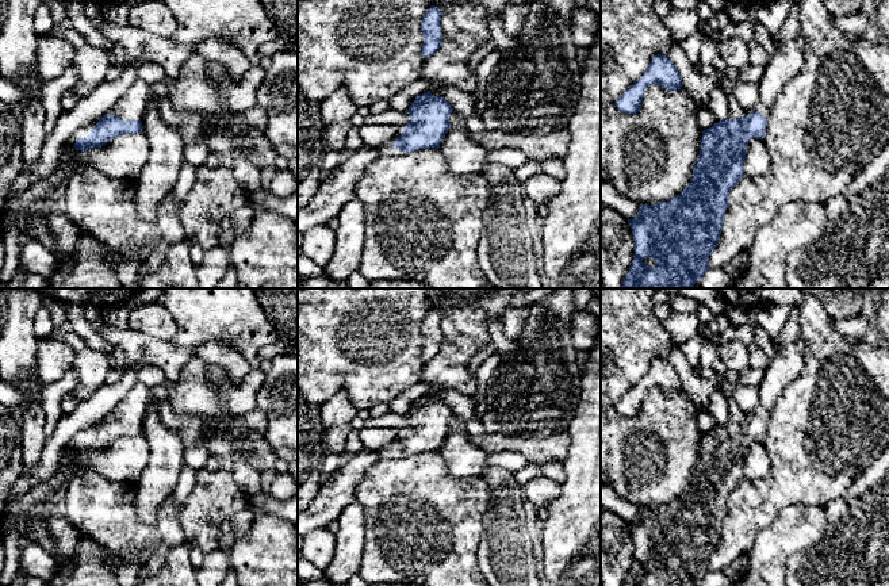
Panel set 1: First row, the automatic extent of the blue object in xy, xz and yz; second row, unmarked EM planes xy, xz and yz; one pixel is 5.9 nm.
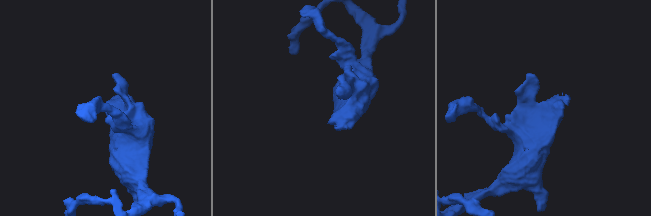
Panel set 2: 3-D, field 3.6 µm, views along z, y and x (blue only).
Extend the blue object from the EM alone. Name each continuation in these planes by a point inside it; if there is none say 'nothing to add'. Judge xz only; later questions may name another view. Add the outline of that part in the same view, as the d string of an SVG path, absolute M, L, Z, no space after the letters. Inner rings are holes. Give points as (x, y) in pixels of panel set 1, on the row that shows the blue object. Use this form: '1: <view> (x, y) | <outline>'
1: xz (384, 149) | M399 126L398 135L391 138L390 141L382 143L378 148L380 156L396 157L396 156L405 156L406 154L405 152L395 150L392 146L392 143L398 141L398 137L402 134L403 129L405 129L403 126Z

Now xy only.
1: xy (83, 131) | M97 119L95 123L89 125L89 126L80 127L80 129L72 135L72 138L70 138L70 141L69 141L69 146L73 148L77 138L85 138L88 134L91 134L92 130L93 130L93 126L95 126L97 122L99 122L99 119Z

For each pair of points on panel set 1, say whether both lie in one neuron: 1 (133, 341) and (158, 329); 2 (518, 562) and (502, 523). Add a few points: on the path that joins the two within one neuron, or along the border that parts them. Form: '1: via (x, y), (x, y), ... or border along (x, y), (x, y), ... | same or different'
1: border along (129, 326), (169, 341) | different
2: via (509, 552), (505, 532) | same

